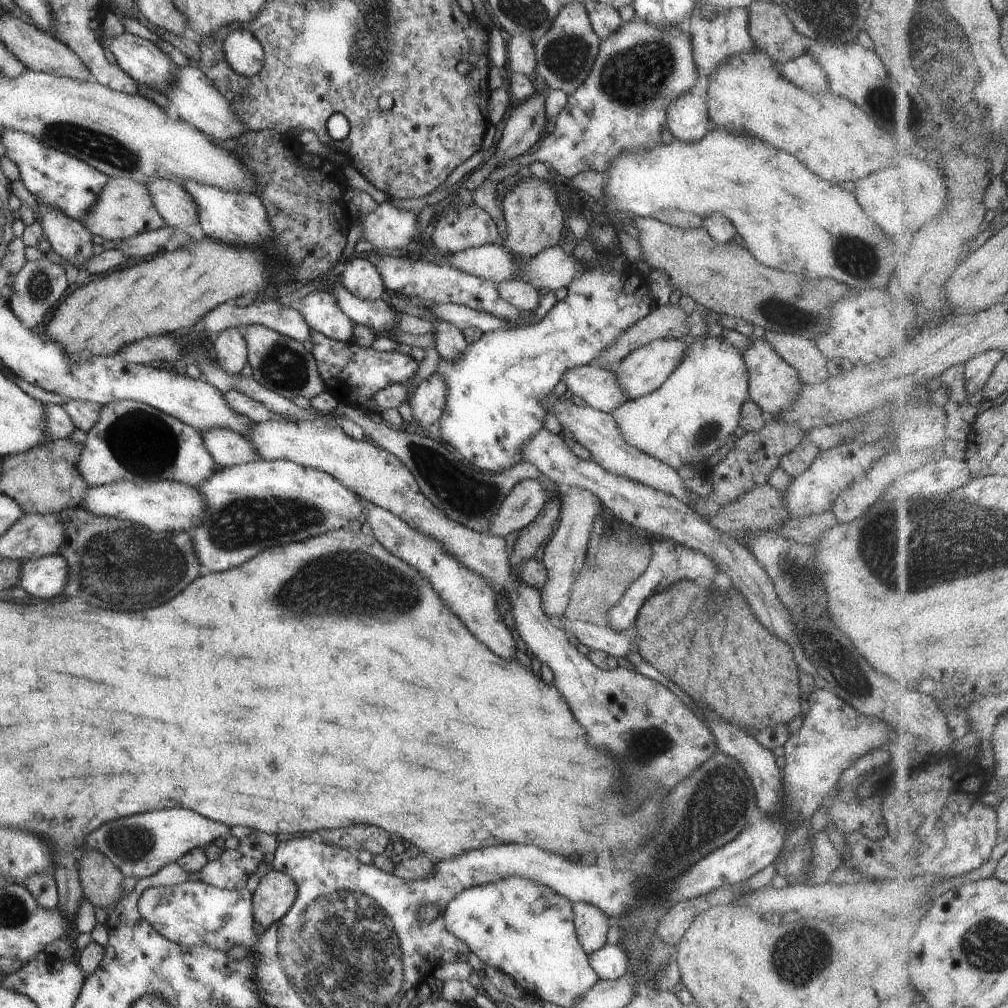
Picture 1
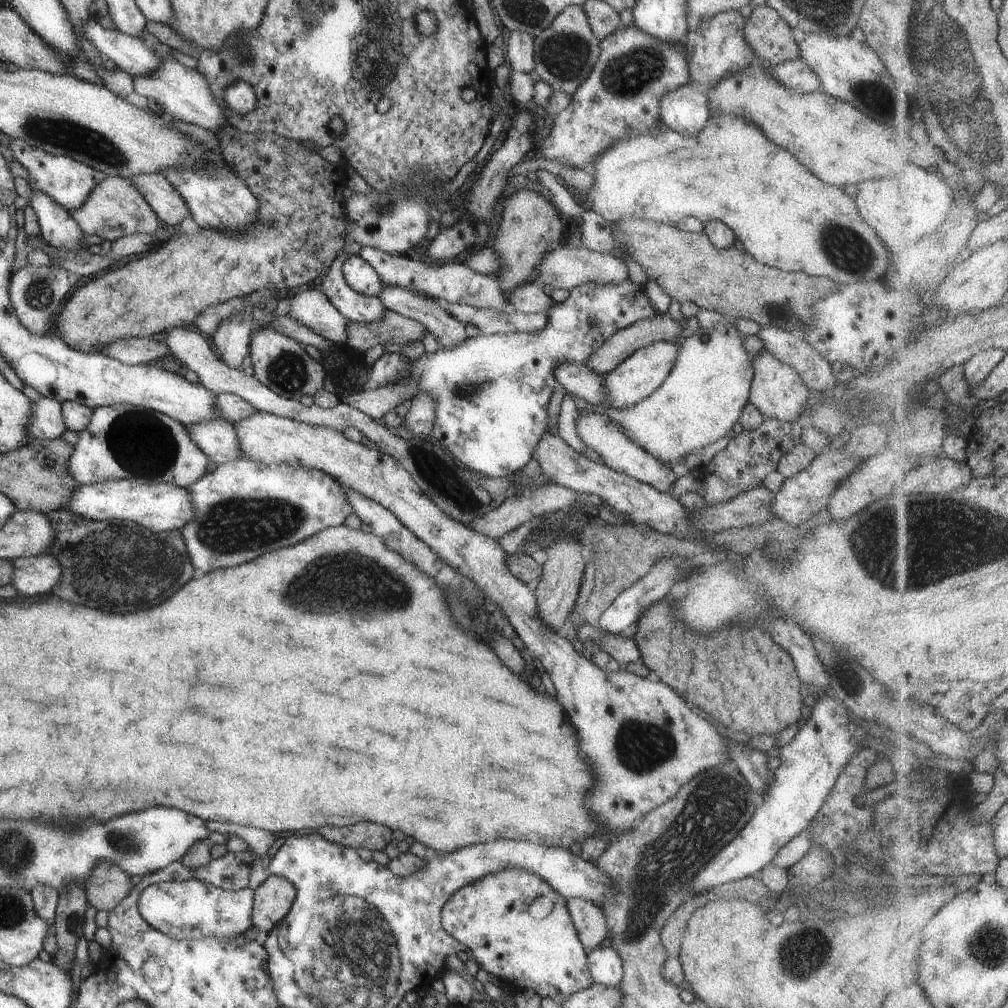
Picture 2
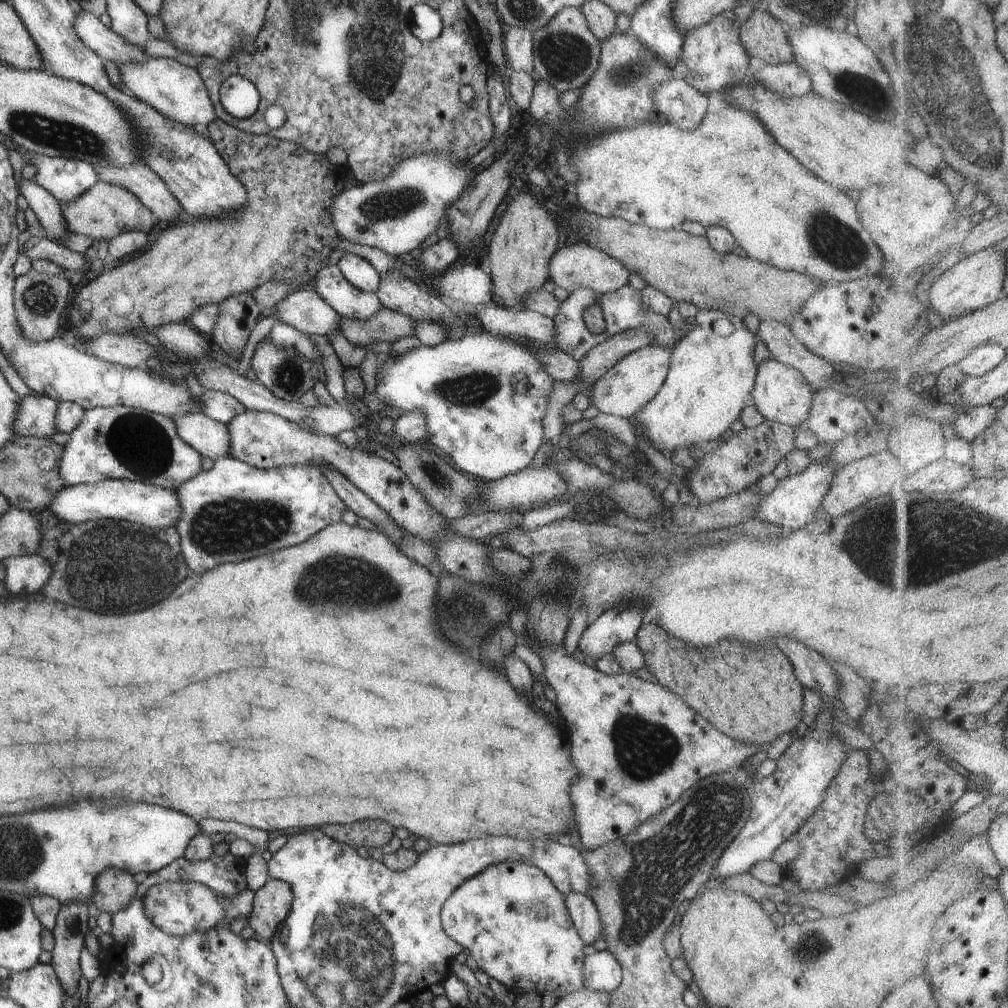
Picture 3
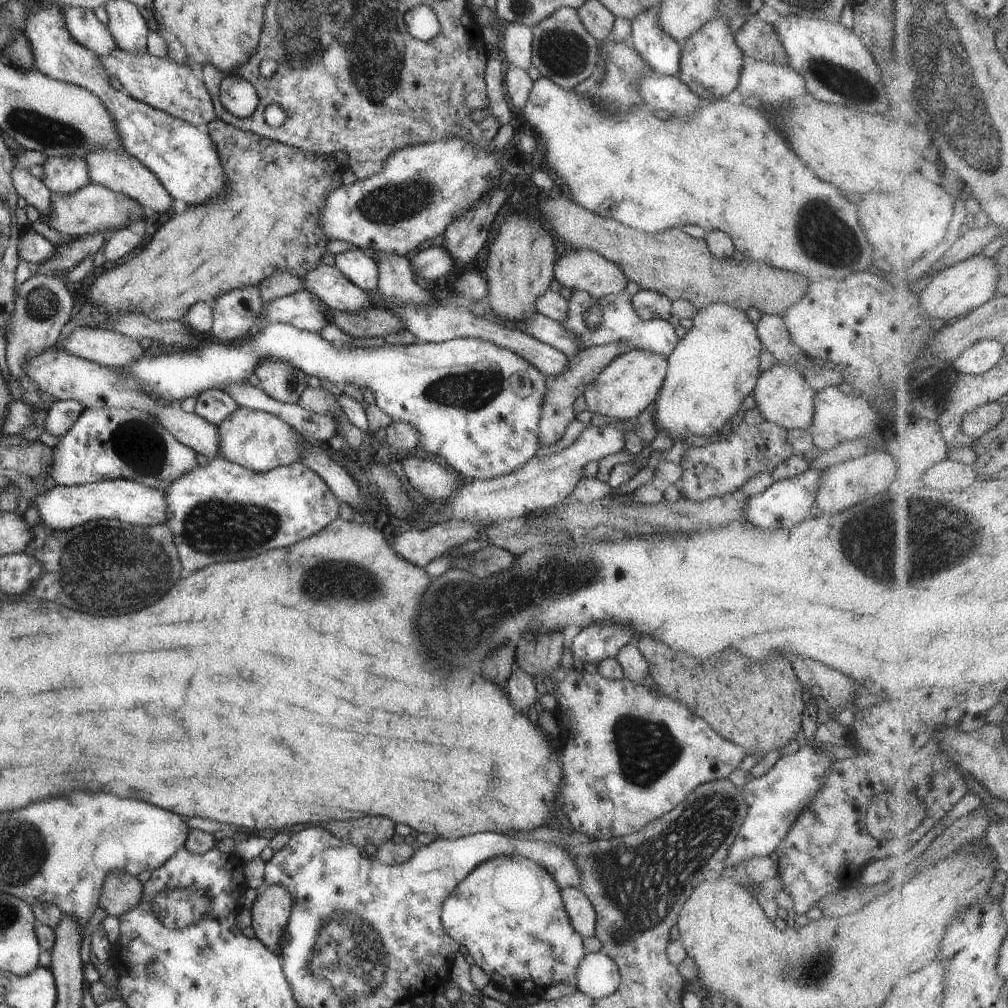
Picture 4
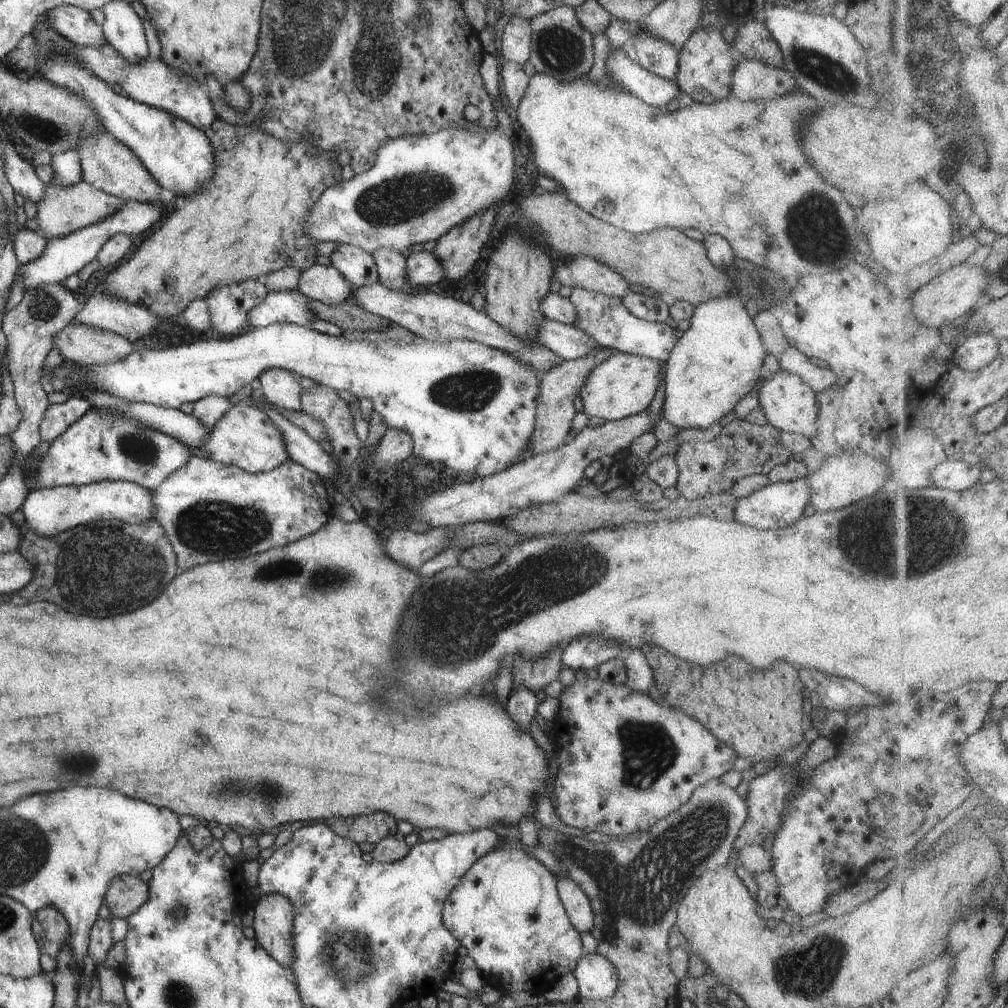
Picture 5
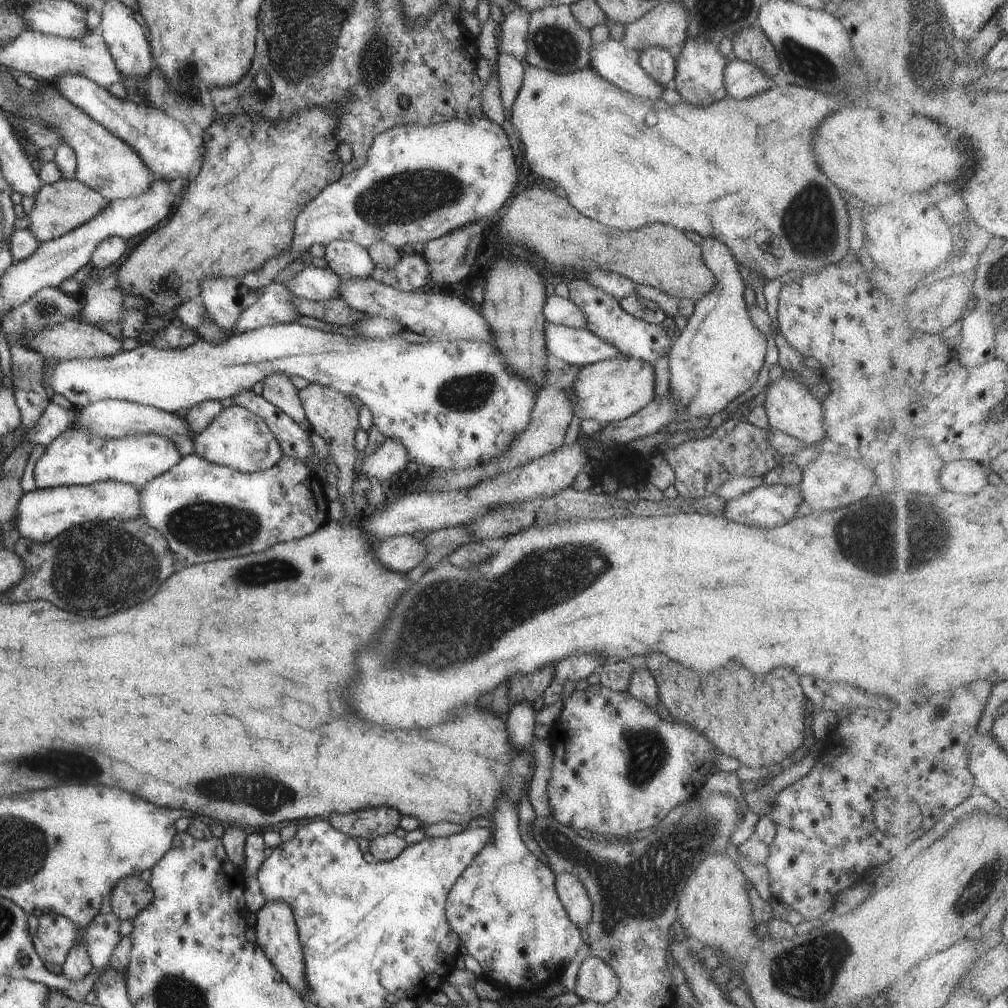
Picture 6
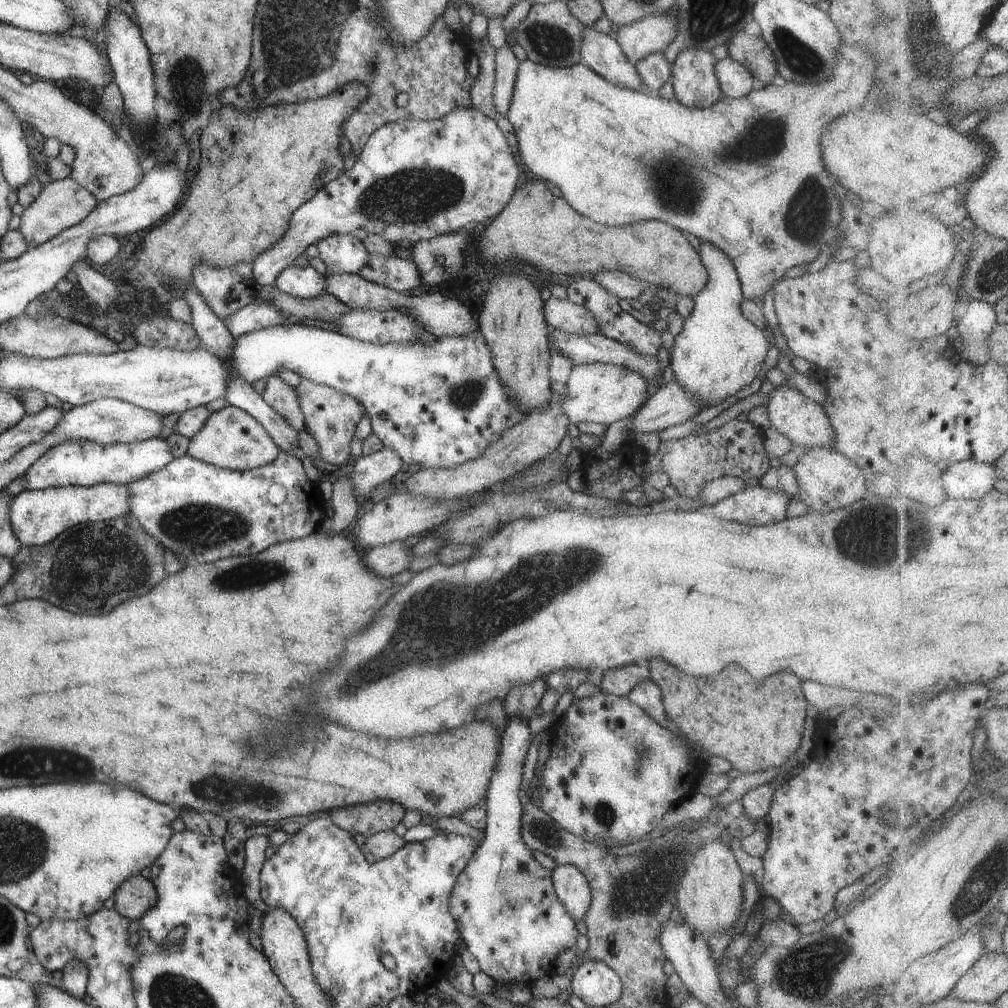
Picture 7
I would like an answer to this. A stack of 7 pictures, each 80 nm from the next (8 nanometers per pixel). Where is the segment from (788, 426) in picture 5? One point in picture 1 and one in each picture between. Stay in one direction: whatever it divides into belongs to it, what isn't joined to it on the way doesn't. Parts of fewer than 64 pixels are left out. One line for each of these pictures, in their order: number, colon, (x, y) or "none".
1: (773, 385)
2: (776, 390)
3: (780, 394)
4: (783, 396)

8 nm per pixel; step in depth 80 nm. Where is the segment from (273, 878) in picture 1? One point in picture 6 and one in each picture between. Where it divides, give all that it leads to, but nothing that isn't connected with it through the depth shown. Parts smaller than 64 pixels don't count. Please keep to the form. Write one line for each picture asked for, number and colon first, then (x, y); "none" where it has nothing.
2: (272, 899)
3: (271, 902)
4: (269, 912)
5: (273, 915)
6: (275, 928)

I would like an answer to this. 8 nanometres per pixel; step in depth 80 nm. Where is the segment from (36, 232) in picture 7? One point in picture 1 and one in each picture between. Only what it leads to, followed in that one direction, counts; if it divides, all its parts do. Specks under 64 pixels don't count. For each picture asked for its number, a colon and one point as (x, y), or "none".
1: (122, 209)
2: (114, 208)
3: (104, 210)
4: (93, 208)
5: (61, 210)
6: (61, 206)

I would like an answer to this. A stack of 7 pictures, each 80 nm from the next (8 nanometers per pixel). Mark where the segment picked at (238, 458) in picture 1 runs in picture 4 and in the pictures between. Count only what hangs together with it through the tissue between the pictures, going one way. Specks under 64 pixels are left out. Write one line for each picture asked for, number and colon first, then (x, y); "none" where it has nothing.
2: (217, 439)
3: (208, 437)
4: (189, 429)

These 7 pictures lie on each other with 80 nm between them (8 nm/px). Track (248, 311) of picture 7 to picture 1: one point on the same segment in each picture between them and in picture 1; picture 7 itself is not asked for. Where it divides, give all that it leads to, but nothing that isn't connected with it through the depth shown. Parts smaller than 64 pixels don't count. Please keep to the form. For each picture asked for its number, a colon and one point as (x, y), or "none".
1: (318, 309)
2: (311, 308)
3: (304, 310)
4: (301, 309)
5: (277, 306)
6: (274, 306)

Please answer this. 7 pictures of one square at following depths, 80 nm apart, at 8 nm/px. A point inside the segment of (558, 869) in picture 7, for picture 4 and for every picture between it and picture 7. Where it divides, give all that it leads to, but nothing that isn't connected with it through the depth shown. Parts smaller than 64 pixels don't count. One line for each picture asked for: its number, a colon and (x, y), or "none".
4: (582, 917)
5: (577, 906)
6: (573, 897)

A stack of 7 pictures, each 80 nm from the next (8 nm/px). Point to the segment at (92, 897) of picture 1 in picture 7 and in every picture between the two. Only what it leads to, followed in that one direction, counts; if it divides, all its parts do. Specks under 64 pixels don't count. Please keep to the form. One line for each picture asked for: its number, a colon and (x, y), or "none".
2: (106, 885)
3: (113, 888)
4: (120, 891)
5: (125, 893)
6: (130, 894)
7: (136, 894)

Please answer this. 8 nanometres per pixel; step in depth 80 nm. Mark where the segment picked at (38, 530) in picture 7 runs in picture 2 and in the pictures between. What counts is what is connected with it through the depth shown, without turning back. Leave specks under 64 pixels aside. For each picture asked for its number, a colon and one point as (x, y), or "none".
2: (160, 507)
3: (152, 506)
4: (61, 507)
5: (47, 511)
6: (42, 513)

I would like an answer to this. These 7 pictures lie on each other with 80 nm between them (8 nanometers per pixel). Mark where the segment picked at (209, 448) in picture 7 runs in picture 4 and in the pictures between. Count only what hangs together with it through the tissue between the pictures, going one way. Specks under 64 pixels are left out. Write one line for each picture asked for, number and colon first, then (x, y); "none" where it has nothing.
4: (259, 441)
5: (245, 437)
6: (237, 438)

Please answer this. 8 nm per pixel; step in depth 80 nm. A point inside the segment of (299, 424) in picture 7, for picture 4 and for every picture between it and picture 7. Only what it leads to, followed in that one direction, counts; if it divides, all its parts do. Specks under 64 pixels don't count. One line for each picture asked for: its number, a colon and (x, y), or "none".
4: (280, 380)
5: (280, 387)
6: (277, 388)

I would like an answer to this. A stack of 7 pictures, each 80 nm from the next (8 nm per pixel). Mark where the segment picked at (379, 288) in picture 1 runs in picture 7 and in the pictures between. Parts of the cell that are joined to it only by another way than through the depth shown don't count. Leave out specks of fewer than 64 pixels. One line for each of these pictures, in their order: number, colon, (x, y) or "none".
2: (359, 275)
3: (357, 271)
4: (361, 270)
5: (357, 267)
6: (348, 260)
7: (340, 253)

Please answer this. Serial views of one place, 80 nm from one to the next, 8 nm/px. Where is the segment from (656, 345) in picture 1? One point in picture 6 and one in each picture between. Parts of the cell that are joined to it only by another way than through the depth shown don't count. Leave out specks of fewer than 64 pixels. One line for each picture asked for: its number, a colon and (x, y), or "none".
2: (638, 375)
3: (626, 386)
4: (630, 382)
5: (623, 385)
6: (609, 390)

